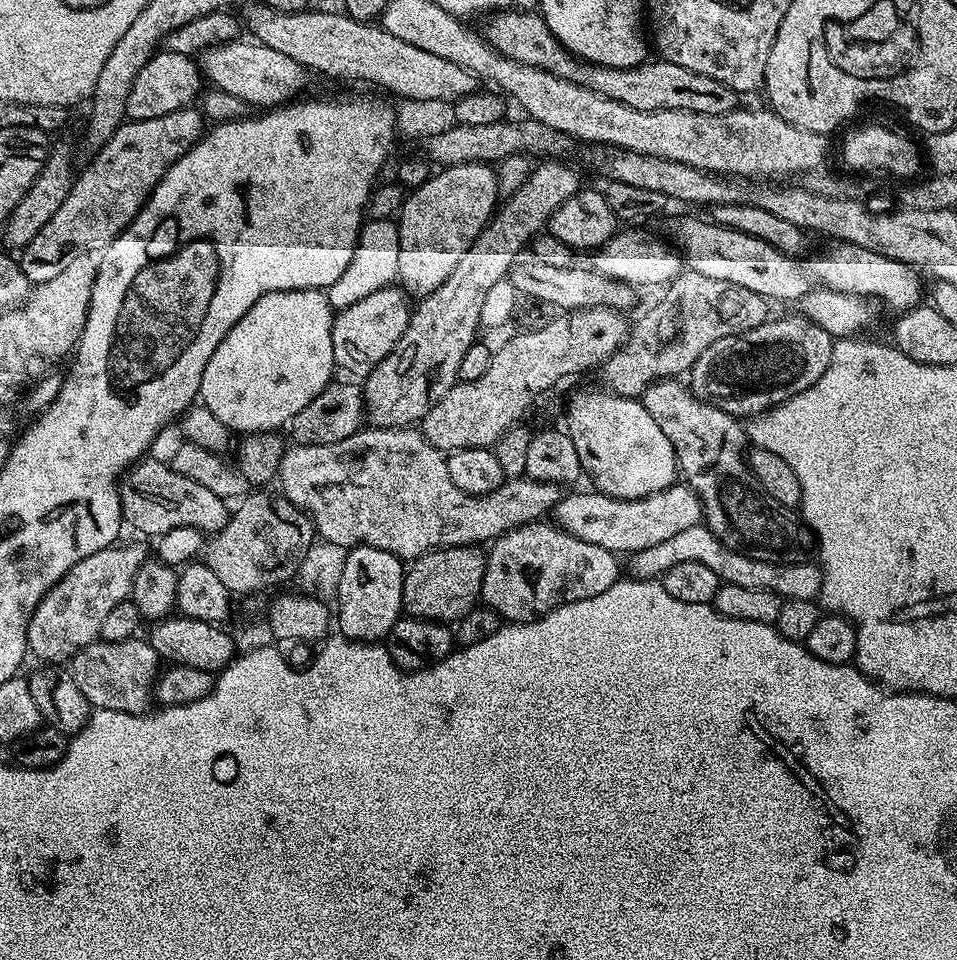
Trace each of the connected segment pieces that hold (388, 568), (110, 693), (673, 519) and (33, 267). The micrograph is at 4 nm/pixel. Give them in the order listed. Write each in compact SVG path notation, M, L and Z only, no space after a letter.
M358 544L347 553L342 576L334 593L334 620L340 628L339 635L346 640L380 642L402 619L404 607L405 561L386 550Z
M97 638L72 657L70 671L74 682L78 682L78 690L82 690L93 709L105 708L139 716L149 711L162 661L147 639L138 639L108 641Z
M677 482L660 492L650 494L646 498L637 500L619 500L608 496L604 492L589 490L589 492L572 492L561 495L554 509L555 523L565 528L574 538L582 538L584 542L594 542L594 546L602 546L606 550L617 554L635 554L650 546L656 546L658 542L666 542L666 538L672 538L674 534L680 534L682 530L690 530L690 526L701 523L704 508L700 505L698 494L687 482Z
M185 106L174 110L170 114L162 114L162 118L146 118L145 120L128 120L120 125L102 146L100 151L91 157L88 169L81 176L77 175L72 182L70 194L66 194L66 202L58 206L58 214L42 226L40 233L29 242L19 253L18 263L26 278L33 285L46 282L54 278L54 274L62 274L65 264L74 256L92 254L103 250L114 237L120 235L127 228L130 221L140 213L140 209L148 201L149 194L155 190L156 184L172 168L178 158L182 158L192 149L206 131L206 117L199 107Z

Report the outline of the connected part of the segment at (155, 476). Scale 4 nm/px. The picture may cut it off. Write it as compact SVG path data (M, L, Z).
M141 459L123 473L119 481L120 511L140 532L151 538L159 538L175 528L196 528L205 534L215 534L226 526L230 515L225 497L206 490L198 482L178 474L167 463L160 460Z

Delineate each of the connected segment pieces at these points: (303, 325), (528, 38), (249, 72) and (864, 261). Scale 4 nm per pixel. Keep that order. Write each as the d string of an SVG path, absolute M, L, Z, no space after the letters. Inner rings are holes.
M295 288L294 290L286 290L285 292L267 292L262 298L258 298L258 302L254 302L254 306L250 306L250 310L246 310L246 314L241 318L235 326L226 334L226 338L222 338L222 342L218 342L218 346L214 350L214 354L210 358L210 362L206 362L204 373L202 374L202 382L198 393L202 404L207 407L224 427L233 433L239 434L272 434L283 426L291 425L294 414L298 414L298 410L303 410L310 402L314 402L314 398L318 398L318 394L322 394L322 390L333 383L334 376L332 372L337 371L336 359L334 358L334 346L332 345L332 321L334 319L334 309L332 303L328 301L327 295L318 288Z
M500 10L487 17L488 25L482 35L489 46L514 62L552 72L561 80L586 86L611 100L621 100L634 110L657 112L658 110L686 110L698 114L726 114L738 106L738 93L726 82L710 78L706 74L694 74L686 66L674 66L659 58L633 68L607 68L601 64L590 64L572 55L552 33L544 17L535 11Z
M244 38L205 48L199 53L198 63L203 79L207 83L209 80L213 89L230 94L248 106L261 104L261 109L264 110L295 101L301 95L299 92L307 86L308 76L310 77L309 69L294 62L294 58L286 58L286 54L270 50L270 46L249 42Z
M836 242L831 246L833 248L826 249L821 256L814 257L806 264L809 277L817 285L842 294L875 298L885 309L893 308L896 314L909 312L921 303L917 269L911 268L909 264L886 258L882 254L862 250L853 244Z

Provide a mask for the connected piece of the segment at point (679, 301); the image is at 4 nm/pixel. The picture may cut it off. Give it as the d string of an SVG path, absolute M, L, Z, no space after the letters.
M691 270L682 271L663 292L664 297L653 308L631 321L624 345L599 369L598 375L616 396L640 398L654 382L683 377L683 372L691 373L694 362L718 338L743 336L762 326L770 316L769 301L762 294Z

